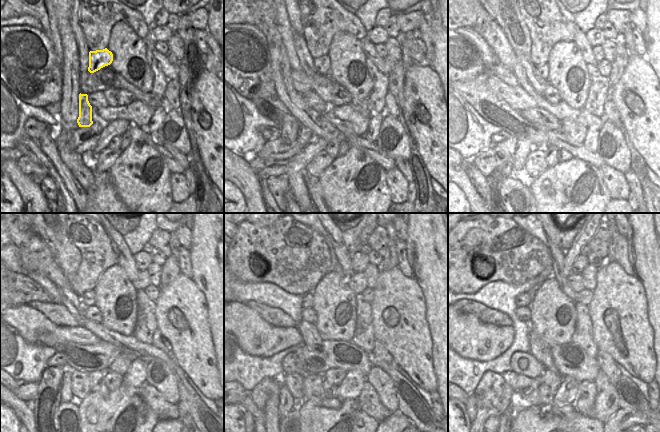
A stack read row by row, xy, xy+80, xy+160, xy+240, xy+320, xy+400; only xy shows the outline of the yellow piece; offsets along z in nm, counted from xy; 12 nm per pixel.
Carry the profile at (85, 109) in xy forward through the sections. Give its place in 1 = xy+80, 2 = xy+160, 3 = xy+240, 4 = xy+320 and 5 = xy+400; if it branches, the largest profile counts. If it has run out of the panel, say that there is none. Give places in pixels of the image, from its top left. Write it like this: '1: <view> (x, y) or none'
1: xy+80 (305, 136)
2: xy+160 (523, 147)
3: xy+240 (66, 393)
4: xy+320 (286, 399)
5: xy+400 (507, 415)

